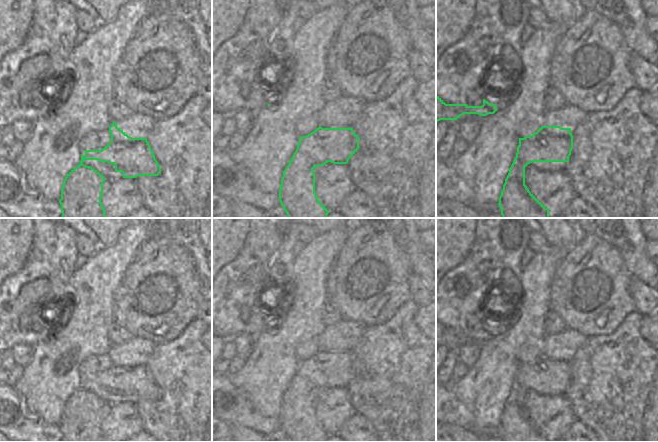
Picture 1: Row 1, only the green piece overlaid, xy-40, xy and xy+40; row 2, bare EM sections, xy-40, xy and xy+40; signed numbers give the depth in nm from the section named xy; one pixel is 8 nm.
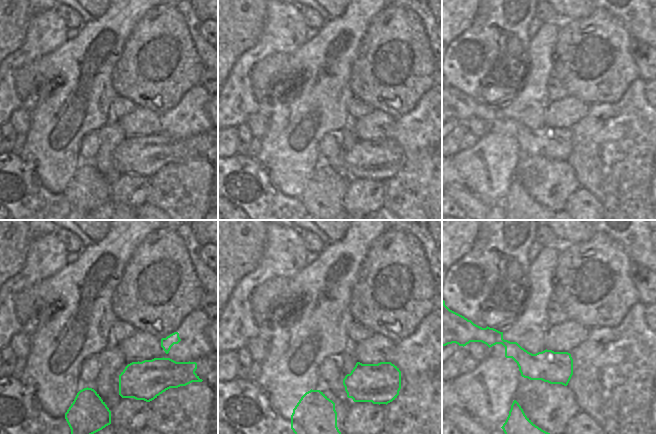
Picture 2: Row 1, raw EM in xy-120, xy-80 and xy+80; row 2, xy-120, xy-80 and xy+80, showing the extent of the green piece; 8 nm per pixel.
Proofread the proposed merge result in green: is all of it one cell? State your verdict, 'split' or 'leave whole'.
split

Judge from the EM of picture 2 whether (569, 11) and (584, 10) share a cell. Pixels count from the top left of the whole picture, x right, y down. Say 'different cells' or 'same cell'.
same cell

